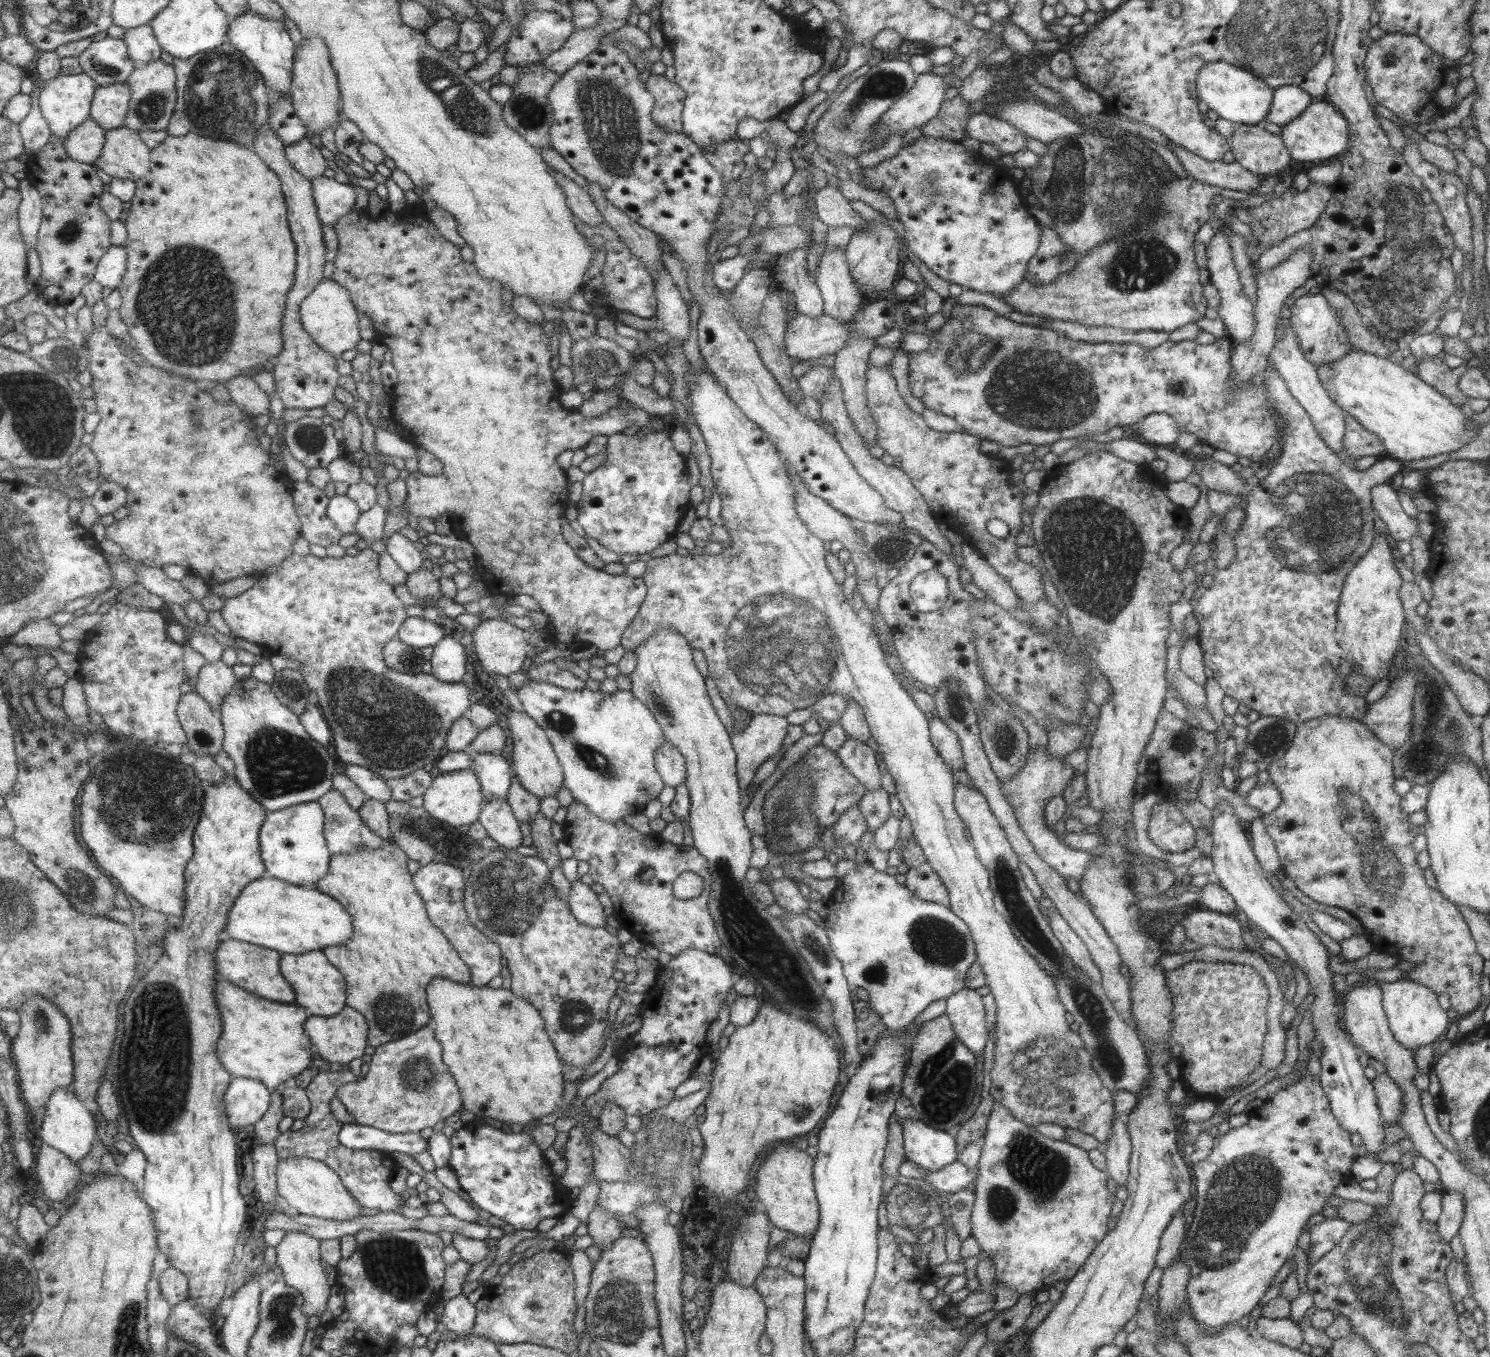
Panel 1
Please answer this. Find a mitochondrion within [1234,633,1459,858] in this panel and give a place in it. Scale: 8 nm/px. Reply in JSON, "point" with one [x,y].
{"point":[1425,754]}

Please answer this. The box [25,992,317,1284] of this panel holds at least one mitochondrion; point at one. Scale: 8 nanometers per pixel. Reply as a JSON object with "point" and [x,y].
{"point":[43,1025]}

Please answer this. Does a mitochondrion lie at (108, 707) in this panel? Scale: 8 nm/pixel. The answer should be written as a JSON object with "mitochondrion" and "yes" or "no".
{"mitochondrion":"no"}

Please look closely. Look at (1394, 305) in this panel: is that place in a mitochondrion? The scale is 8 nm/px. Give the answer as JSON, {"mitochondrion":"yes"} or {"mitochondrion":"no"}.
{"mitochondrion":"yes"}

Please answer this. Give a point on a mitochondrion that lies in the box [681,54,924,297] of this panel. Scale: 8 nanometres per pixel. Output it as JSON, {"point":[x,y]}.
{"point":[880,85]}

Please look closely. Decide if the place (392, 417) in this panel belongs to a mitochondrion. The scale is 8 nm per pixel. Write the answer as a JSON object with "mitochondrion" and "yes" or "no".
{"mitochondrion":"no"}

